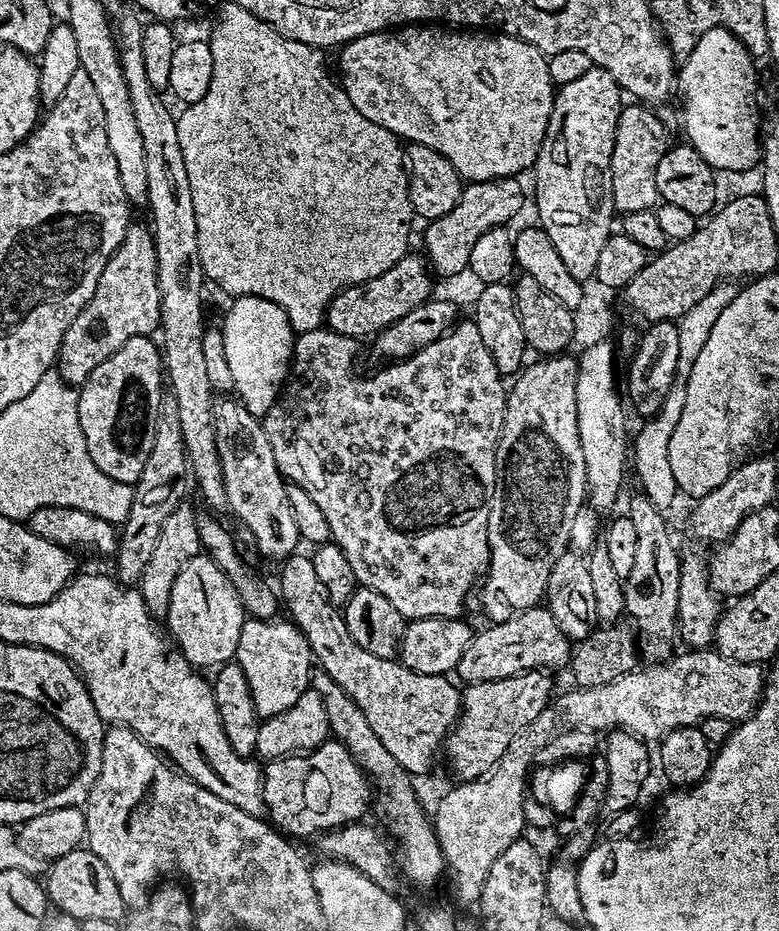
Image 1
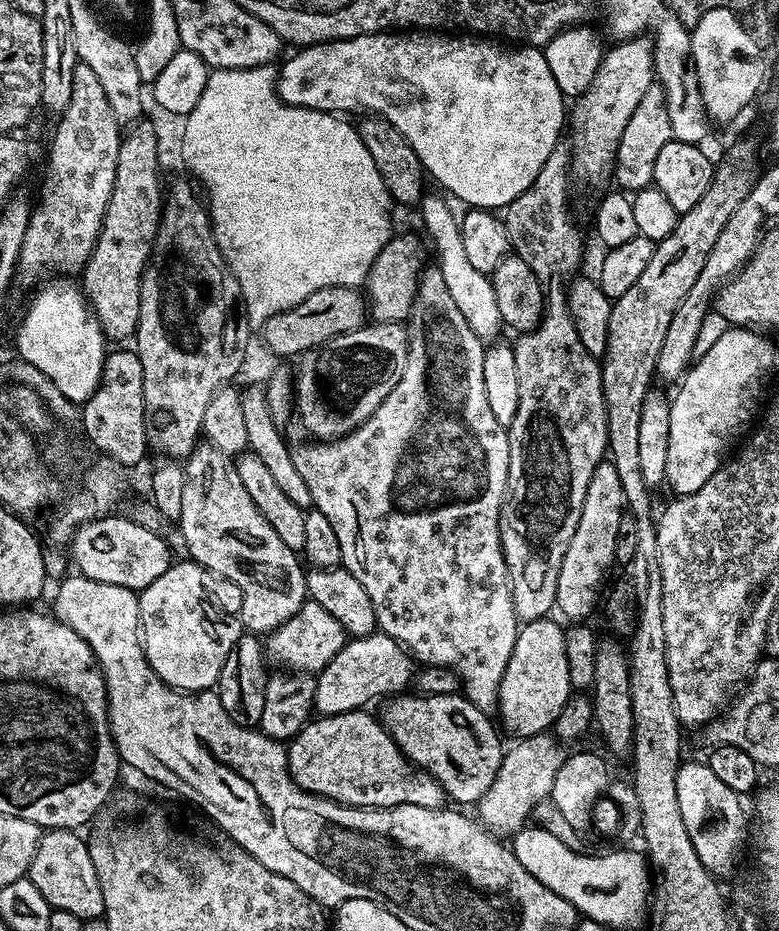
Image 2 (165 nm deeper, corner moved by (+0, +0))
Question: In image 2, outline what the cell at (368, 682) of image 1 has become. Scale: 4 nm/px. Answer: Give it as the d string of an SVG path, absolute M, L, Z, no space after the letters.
M396 694L387 701L382 715L382 723L389 735L393 737L400 751L418 768L424 769L441 785L445 797L453 805L479 805L482 794L490 790L498 770L502 766L505 745L500 745L500 736L492 725L492 720L485 709L471 704L463 694L438 694L437 696L421 696L419 694Z

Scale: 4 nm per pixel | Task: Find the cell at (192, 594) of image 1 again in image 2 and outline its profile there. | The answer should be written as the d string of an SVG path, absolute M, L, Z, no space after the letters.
M184 558L184 561L173 562L160 578L156 578L150 586L138 592L140 598L140 635L144 641L144 653L158 678L171 688L179 688L181 692L206 692L215 689L220 682L222 666L226 666L226 657L234 650L234 642L242 634L242 625L235 615L227 616L212 601L208 588L204 585L205 569L195 560Z

